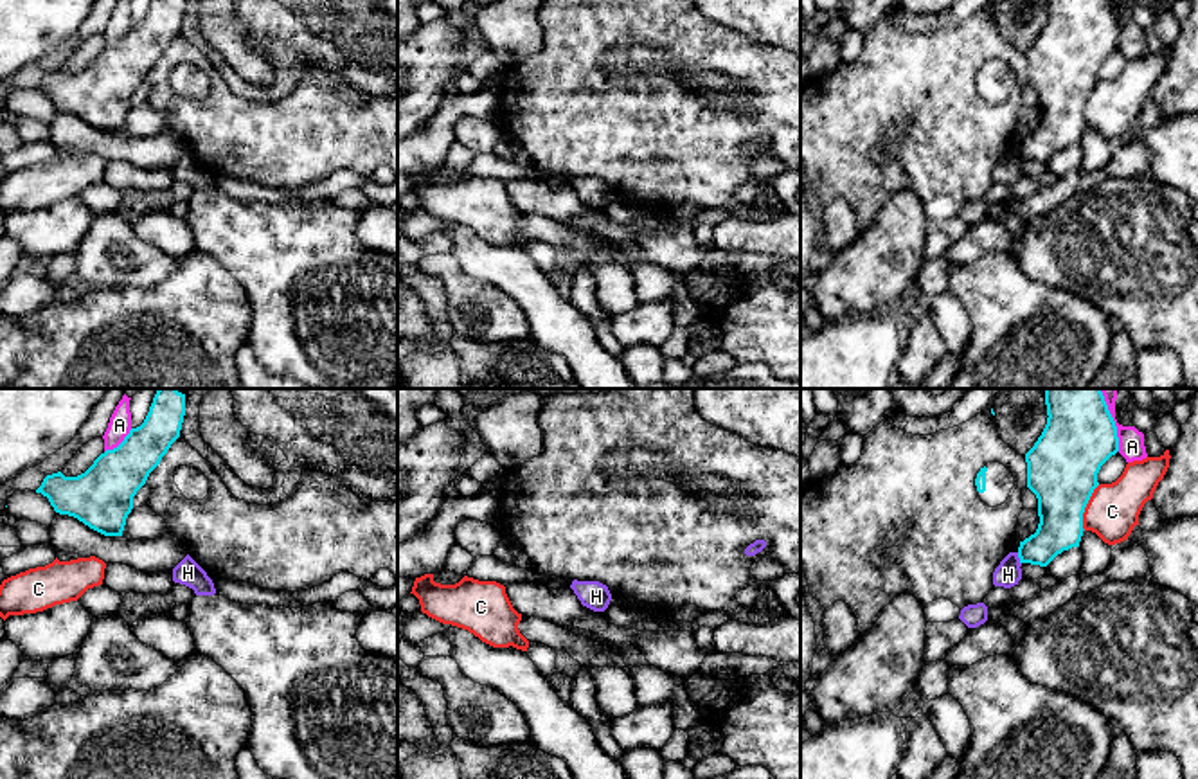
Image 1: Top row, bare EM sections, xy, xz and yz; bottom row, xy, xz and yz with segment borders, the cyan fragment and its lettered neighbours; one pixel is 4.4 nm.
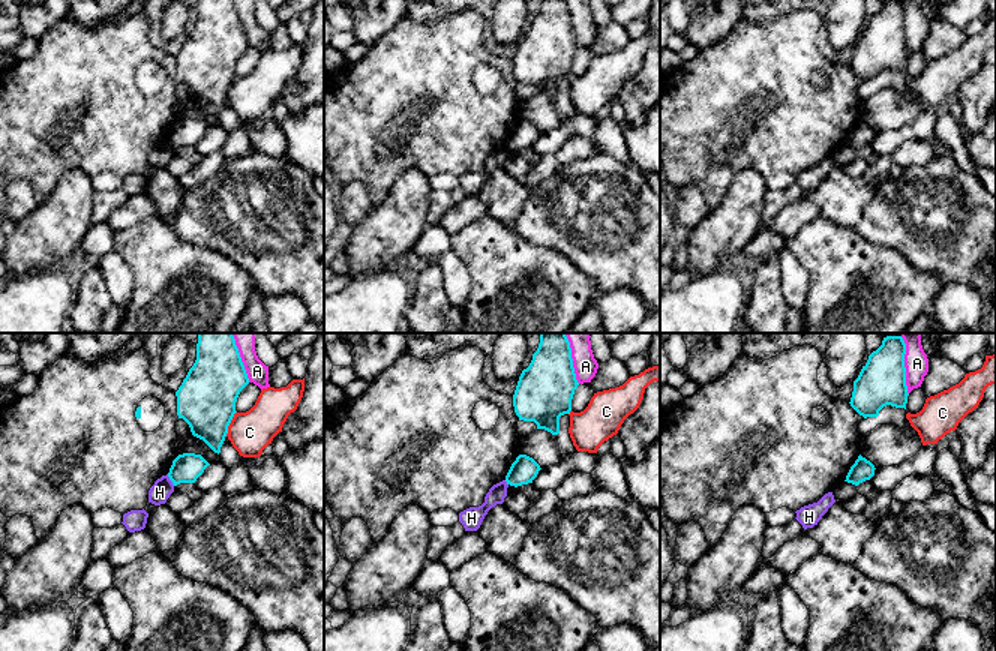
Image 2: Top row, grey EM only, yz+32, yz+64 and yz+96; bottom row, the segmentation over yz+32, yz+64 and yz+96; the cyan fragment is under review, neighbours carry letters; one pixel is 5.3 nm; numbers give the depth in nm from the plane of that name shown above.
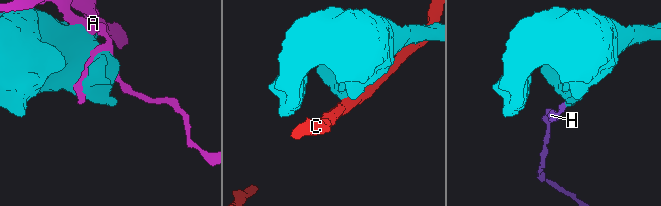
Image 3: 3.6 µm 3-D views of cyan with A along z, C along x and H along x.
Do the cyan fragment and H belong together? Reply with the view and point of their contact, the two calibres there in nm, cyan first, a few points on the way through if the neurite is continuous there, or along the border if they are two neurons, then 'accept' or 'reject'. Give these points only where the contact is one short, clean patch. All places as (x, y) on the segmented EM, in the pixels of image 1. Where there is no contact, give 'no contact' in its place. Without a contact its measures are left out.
meets cyan in yz at (1019, 556); 200 nm thick on the cyan side, 120 nm on the other; border along yz (1017, 553), (1020, 564); reject

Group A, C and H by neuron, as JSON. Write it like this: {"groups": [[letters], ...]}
{"groups": [["A"], ["C"], ["H"]]}

